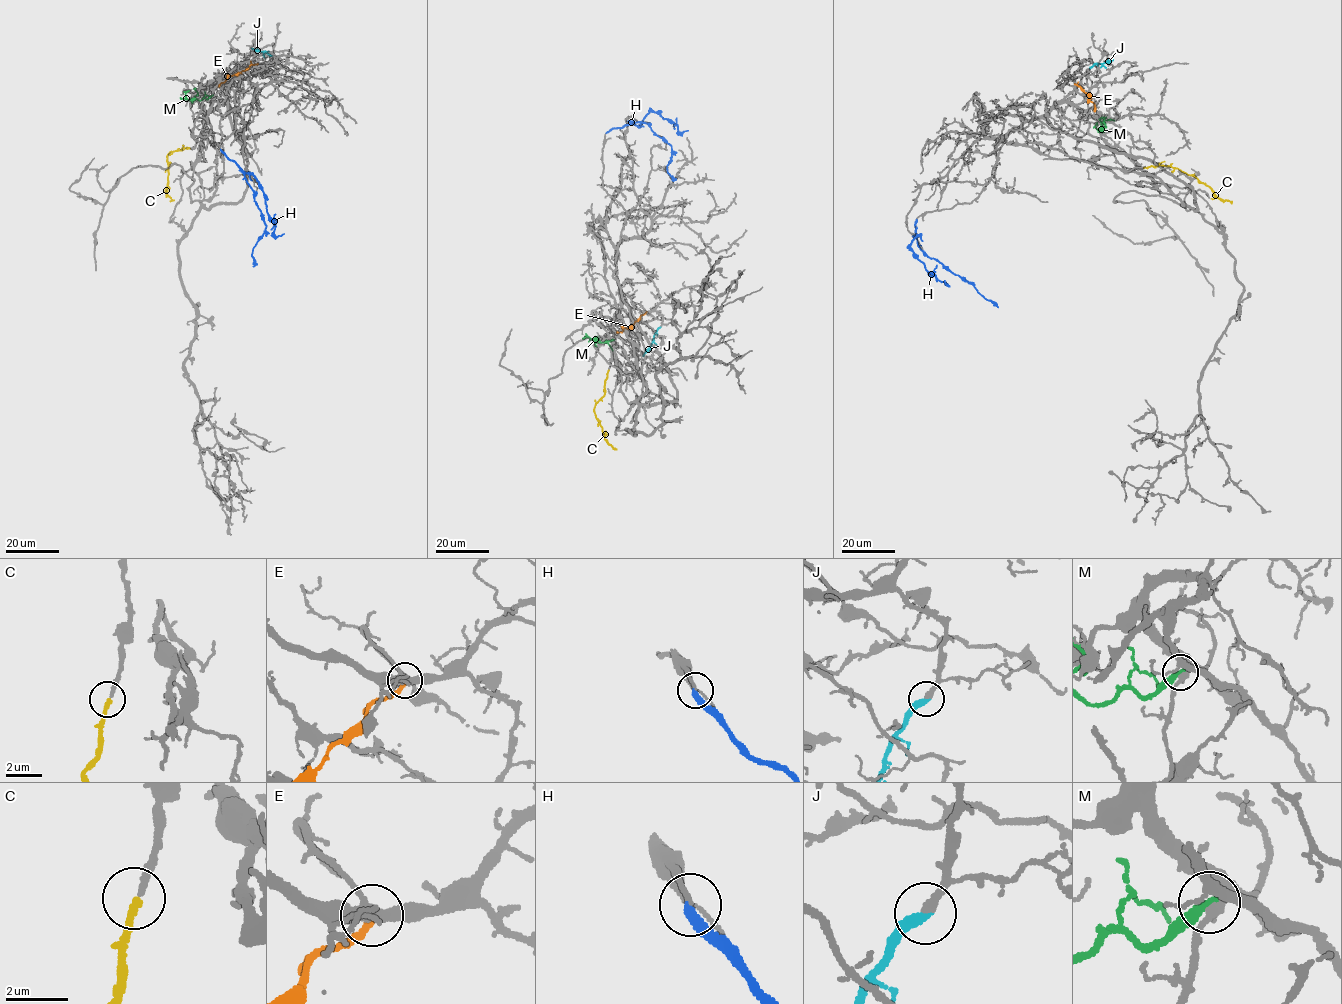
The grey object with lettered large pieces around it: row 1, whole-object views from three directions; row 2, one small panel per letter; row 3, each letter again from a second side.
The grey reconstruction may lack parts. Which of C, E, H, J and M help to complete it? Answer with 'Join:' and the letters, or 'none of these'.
Join: C, J

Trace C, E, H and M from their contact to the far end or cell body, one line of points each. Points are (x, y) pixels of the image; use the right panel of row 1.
C: (1143, 168), (1169, 165), (1181, 170), (1231, 203)
E: (1075, 84), (1089, 96), (1095, 111)
H: (916, 219), (917, 246), (971, 283), (998, 307)
M: (1104, 119), (1105, 127), (1100, 131), (1095, 126), (1097, 122)

